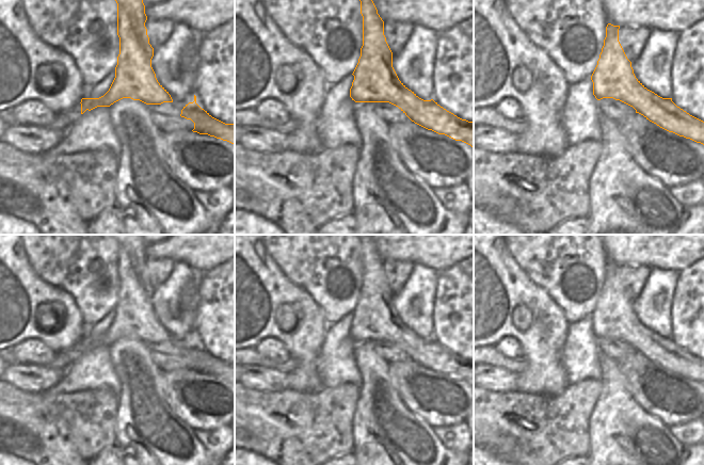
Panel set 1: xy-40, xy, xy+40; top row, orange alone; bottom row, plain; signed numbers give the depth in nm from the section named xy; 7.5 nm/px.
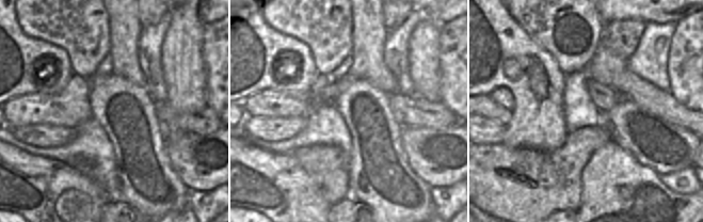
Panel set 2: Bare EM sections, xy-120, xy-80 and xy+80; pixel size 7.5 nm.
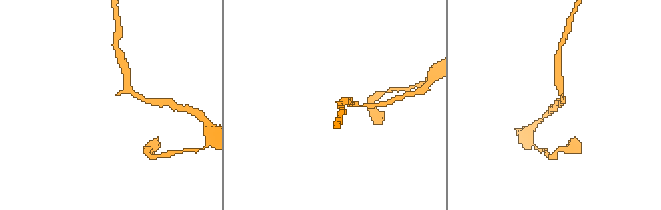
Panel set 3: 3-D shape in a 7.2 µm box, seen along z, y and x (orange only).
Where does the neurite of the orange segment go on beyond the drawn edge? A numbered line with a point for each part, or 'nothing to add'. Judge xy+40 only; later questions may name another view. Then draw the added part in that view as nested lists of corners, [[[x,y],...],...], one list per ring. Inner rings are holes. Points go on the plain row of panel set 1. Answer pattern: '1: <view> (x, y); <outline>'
nothing to add

